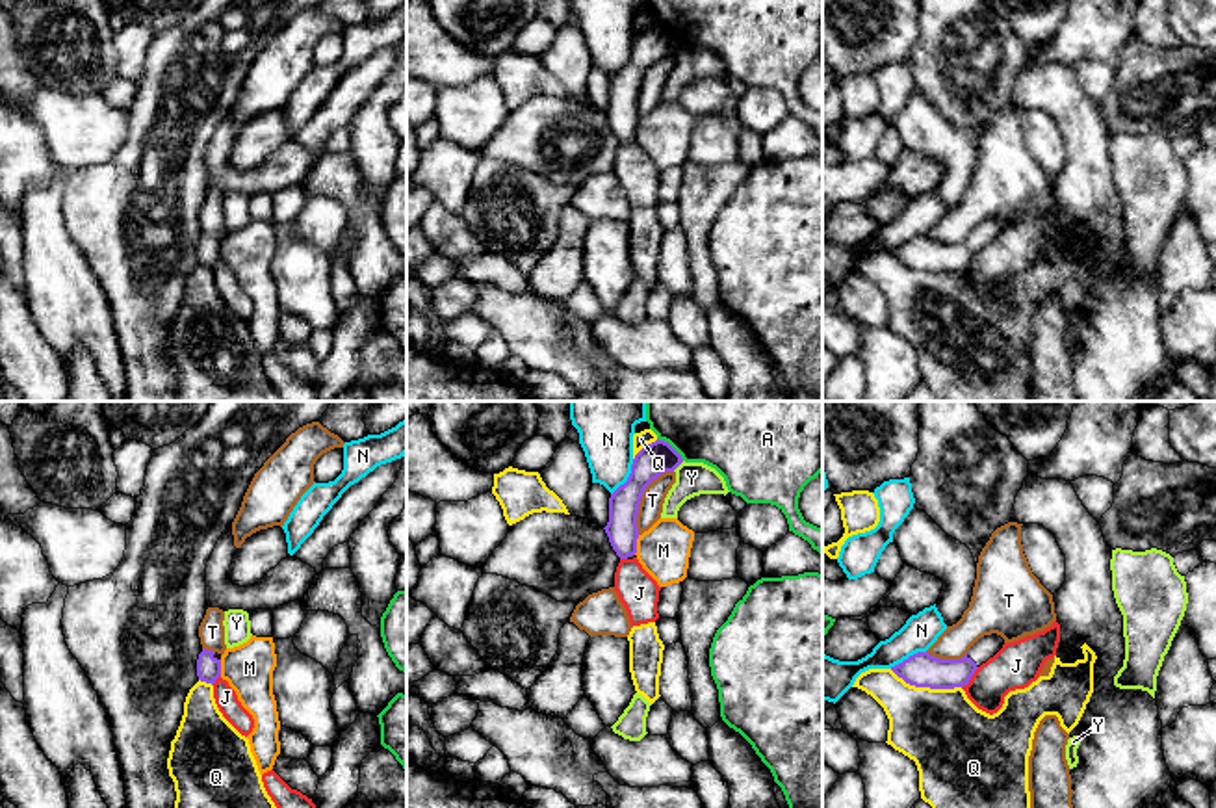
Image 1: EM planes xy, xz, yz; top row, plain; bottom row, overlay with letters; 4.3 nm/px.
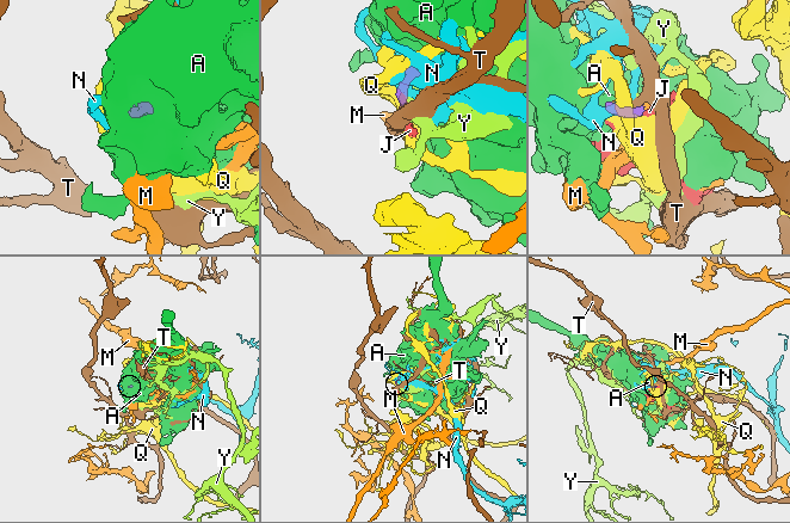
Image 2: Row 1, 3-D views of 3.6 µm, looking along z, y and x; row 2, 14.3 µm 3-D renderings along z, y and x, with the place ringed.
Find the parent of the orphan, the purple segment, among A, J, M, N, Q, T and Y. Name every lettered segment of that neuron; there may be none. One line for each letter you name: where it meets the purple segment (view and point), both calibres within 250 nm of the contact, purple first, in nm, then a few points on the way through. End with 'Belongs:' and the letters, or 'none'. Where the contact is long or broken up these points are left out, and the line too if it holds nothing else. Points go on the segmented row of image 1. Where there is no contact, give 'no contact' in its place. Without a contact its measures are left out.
Belongs: none

